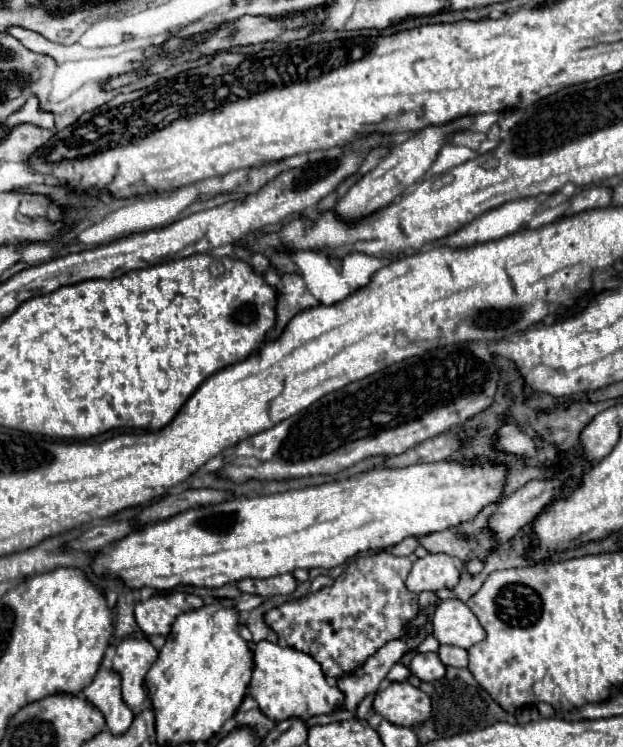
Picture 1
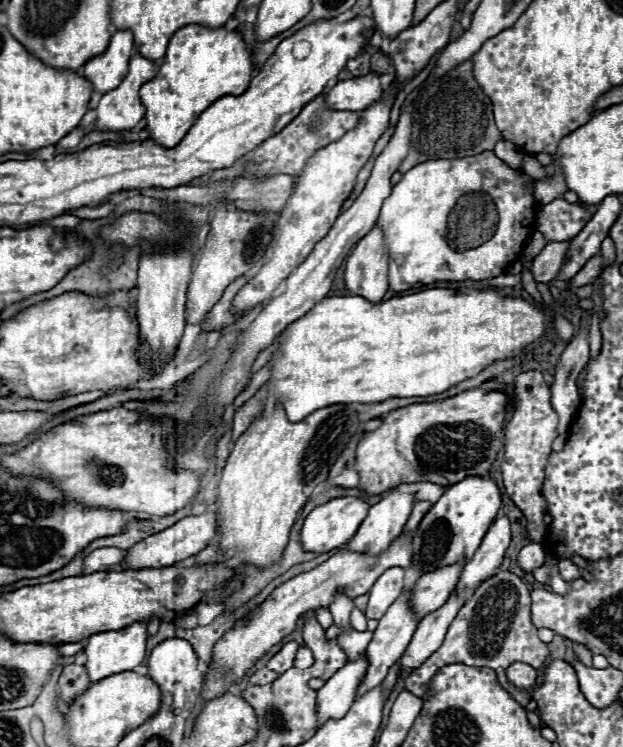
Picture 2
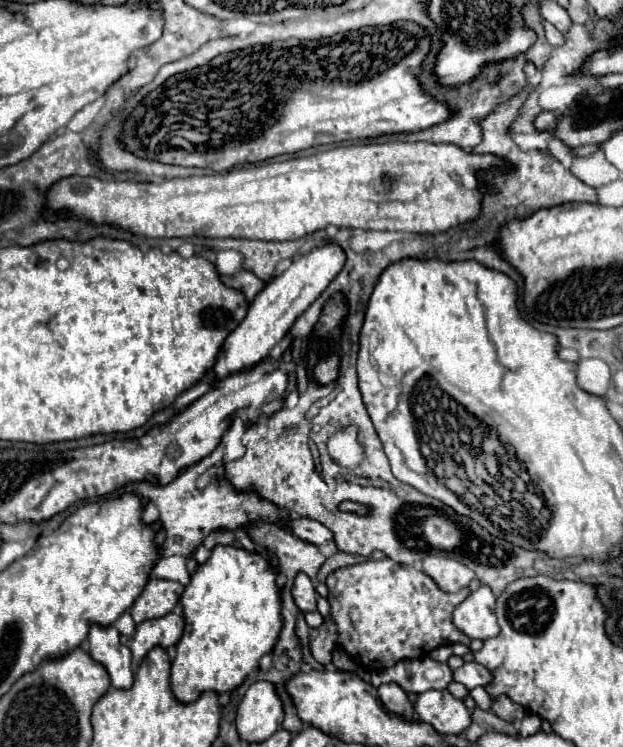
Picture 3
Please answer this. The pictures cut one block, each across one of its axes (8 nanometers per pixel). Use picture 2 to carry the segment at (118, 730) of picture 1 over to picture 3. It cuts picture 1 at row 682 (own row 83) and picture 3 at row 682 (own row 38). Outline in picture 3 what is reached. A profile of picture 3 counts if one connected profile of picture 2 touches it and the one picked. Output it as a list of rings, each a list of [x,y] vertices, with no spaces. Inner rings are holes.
[[[92,626],[88,634],[88,642],[90,642],[88,644],[90,658],[108,670],[112,686],[130,688],[134,678],[132,656],[130,650],[120,644],[120,632],[114,626],[108,628]]]

